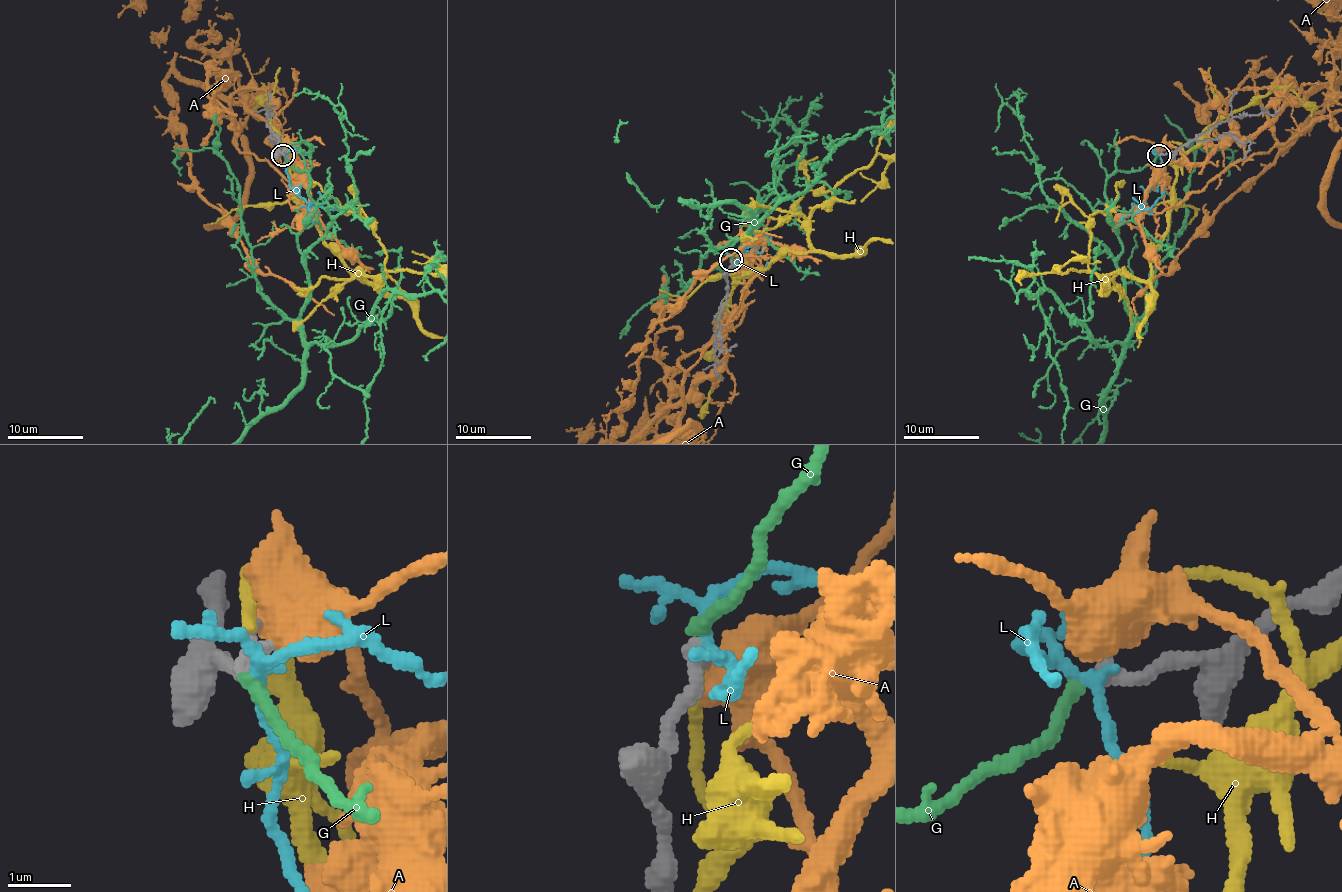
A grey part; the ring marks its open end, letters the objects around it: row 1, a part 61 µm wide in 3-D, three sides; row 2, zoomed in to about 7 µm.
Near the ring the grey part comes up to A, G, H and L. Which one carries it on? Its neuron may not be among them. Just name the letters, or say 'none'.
G

